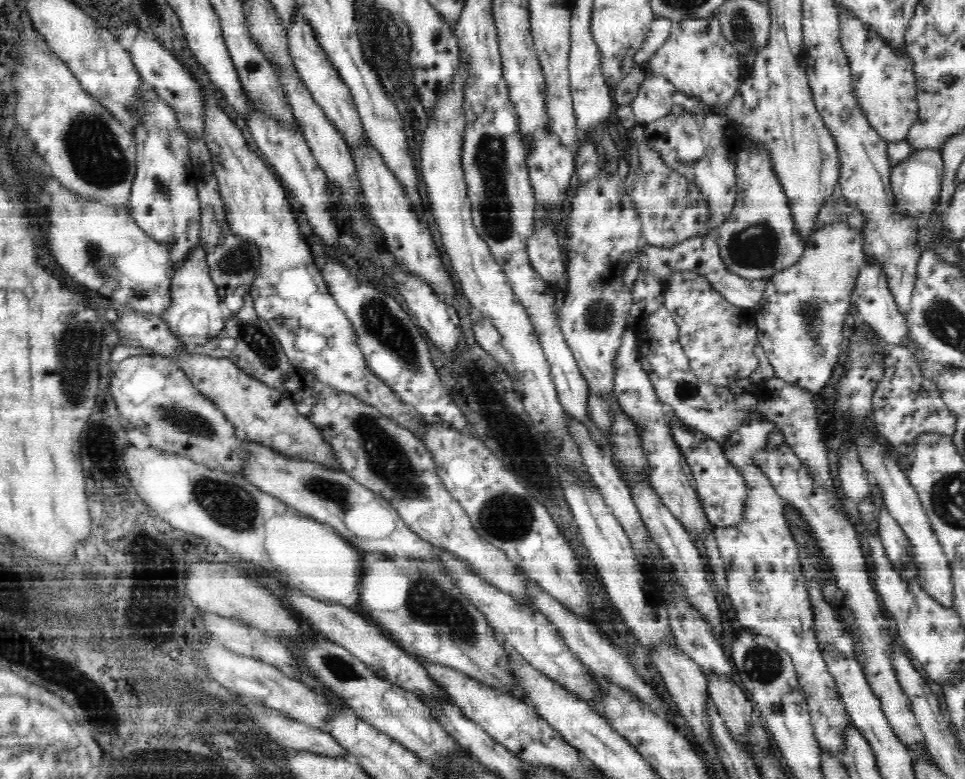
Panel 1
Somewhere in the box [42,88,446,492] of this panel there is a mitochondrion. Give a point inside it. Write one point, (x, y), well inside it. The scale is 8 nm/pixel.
(96, 157)

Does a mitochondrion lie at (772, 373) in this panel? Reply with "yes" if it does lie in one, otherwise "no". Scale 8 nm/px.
no

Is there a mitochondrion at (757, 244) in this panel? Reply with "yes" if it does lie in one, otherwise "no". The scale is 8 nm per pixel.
yes

